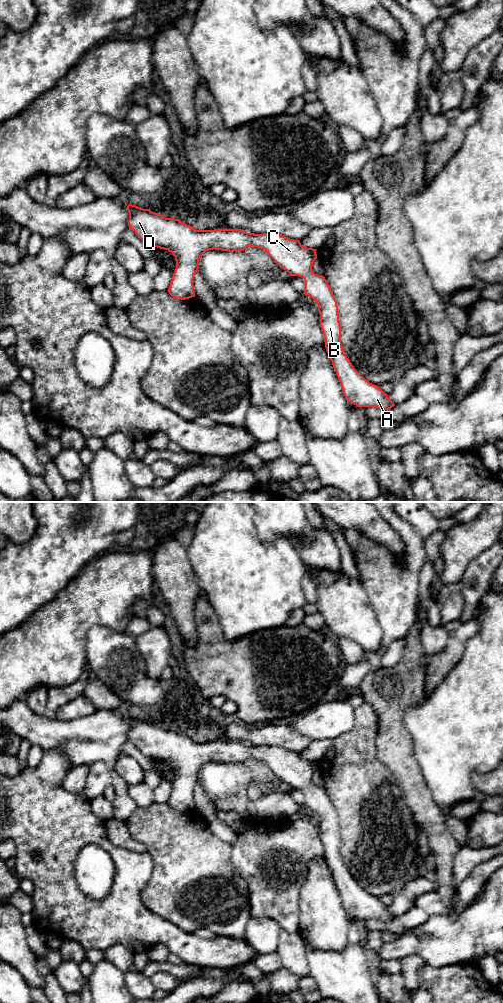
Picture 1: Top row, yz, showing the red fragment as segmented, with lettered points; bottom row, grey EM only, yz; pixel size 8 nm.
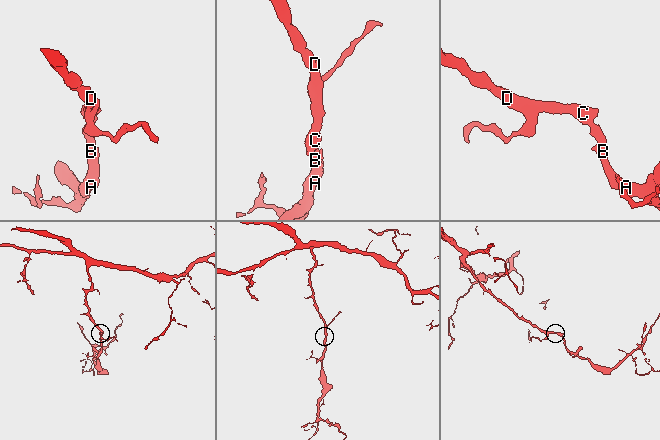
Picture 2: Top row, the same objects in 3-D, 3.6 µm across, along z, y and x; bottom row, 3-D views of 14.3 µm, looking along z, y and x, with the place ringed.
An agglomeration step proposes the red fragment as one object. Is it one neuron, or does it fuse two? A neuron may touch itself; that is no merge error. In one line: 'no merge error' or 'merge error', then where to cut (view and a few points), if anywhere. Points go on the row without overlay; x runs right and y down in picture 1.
no merge error; no cut

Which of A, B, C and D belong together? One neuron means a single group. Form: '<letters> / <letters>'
A B C D

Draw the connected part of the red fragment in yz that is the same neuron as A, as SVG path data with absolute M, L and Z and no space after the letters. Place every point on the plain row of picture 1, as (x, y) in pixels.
M129 715L128 737L135 746L145 755L160 761L168 762L176 772L176 780L172 788L169 806L177 811L185 812L195 809L194 787L199 781L199 771L209 762L222 763L244 763L247 759L257 759L265 762L268 767L286 782L290 788L302 789L305 793L304 805L314 811L318 817L320 826L320 839L324 847L326 863L330 869L333 880L341 896L346 912L357 919L374 919L389 922L395 916L388 910L388 906L382 903L379 898L366 892L352 877L345 867L341 856L341 837L339 834L337 813L324 788L315 786L312 777L317 771L316 762L301 757L299 752L289 751L280 746L247 745L240 741L214 741L195 742L192 738L182 735L179 731L166 730L161 726L152 724L150 721L143 721Z

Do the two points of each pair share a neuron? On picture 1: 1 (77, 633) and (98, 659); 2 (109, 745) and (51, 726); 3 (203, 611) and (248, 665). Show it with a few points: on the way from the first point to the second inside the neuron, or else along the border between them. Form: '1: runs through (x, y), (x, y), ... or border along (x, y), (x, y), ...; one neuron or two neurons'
1: border along (99, 624), (94, 625), (88, 632), (86, 660); two neurons
2: runs through (95, 738), (65, 735); one neuron
3: runs through (208, 626), (209, 631), (233, 655); one neuron

